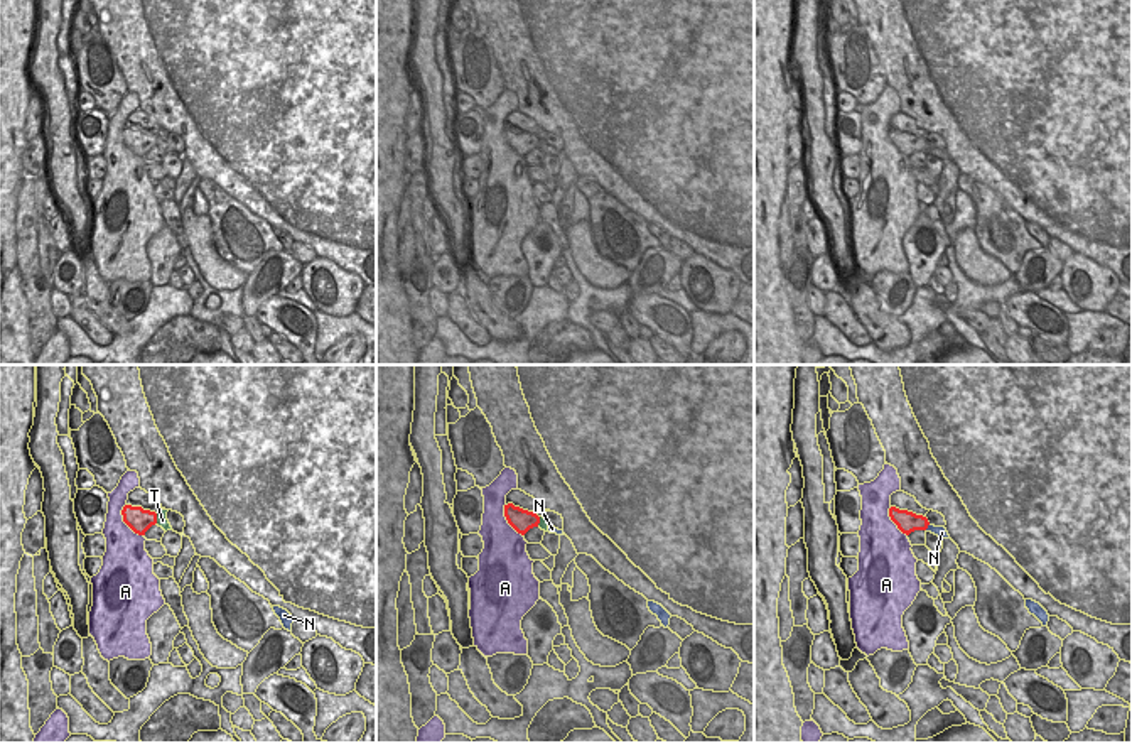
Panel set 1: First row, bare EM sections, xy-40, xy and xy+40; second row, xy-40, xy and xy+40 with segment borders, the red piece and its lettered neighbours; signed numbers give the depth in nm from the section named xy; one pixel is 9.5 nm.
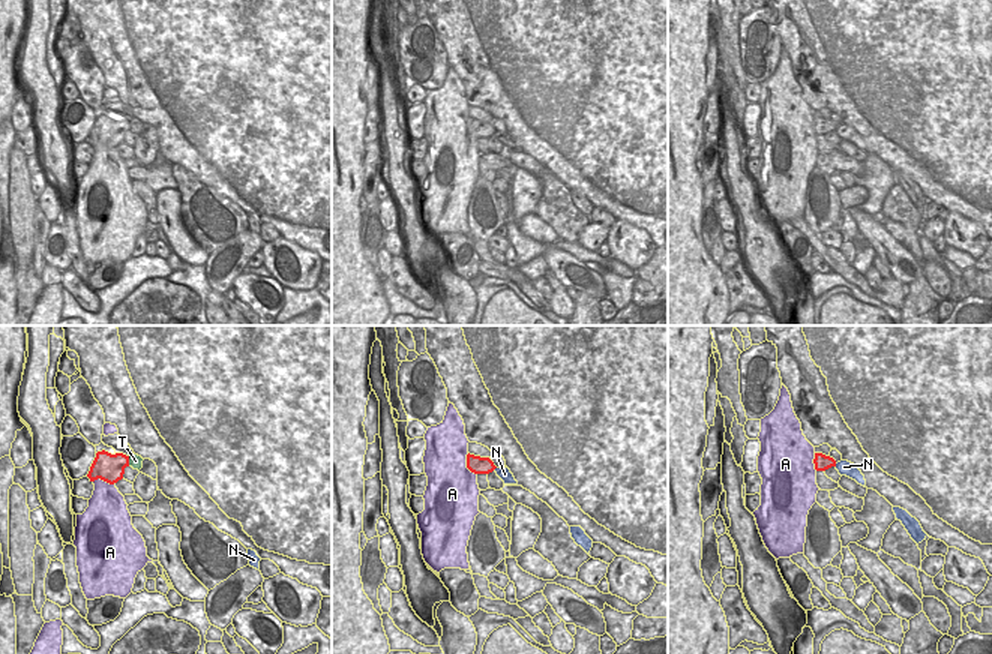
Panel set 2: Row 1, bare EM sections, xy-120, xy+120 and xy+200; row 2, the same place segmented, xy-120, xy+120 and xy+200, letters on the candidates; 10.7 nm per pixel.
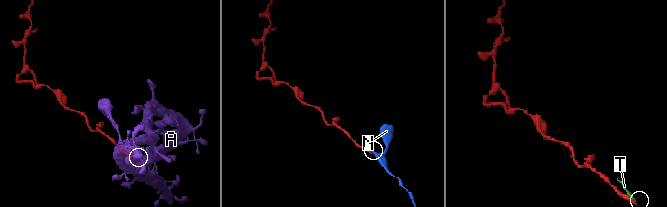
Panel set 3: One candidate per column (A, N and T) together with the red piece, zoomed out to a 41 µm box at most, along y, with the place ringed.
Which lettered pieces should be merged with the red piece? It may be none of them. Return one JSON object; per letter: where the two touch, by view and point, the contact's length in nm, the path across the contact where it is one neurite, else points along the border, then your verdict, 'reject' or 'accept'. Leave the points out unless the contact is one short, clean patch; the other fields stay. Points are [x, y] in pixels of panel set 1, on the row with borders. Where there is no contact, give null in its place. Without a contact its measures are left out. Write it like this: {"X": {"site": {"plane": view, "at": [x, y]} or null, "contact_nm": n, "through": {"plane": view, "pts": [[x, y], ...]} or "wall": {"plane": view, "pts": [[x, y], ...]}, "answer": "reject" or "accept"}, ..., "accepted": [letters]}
{"A": {"site": {"plane": "xy-40", "at": [125, 522]}, "contact_nm": 360, "answer": "reject"}, "N": {"site": {"plane": "xy+40", "at": [927, 527]}, "contact_nm": 70, "wall": {"plane": "xy+40", "pts": [[928, 524], [925, 529]]}, "answer": "reject"}, "T": {"site": {"plane": "xy-40", "at": [156, 519]}, "contact_nm": 100, "wall": {"plane": "xy-40", "pts": [[156, 514], [157, 522]]}, "answer": "reject"}, "accepted": []}

